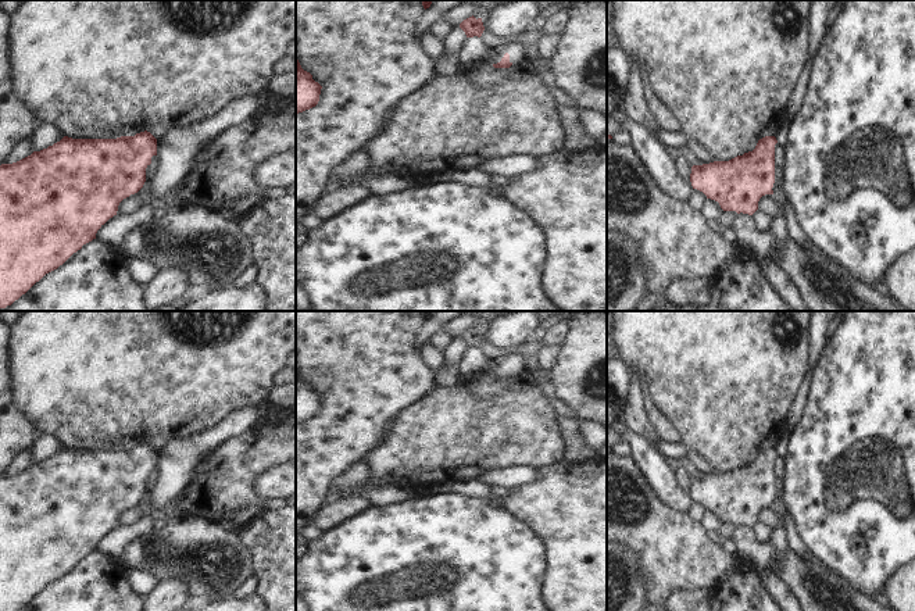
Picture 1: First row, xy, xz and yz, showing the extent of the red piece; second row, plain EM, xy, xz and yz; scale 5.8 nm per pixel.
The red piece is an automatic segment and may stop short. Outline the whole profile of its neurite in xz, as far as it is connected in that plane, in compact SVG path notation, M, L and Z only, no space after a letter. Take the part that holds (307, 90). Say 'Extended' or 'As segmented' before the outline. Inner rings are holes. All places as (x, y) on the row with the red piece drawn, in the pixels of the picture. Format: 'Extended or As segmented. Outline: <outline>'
As segmented. Outline: M296 56L296 114L315 107L319 101L322 86L304 71Z

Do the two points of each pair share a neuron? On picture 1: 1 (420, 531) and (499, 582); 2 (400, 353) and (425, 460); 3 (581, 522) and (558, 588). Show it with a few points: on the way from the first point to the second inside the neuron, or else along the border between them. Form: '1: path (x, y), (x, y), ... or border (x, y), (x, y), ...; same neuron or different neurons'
1: path (442, 542), (465, 563), (475, 563), (476, 574); same neuron
2: border (424, 395), (393, 417); different neurons
3: path (581, 539), (579, 564), (572, 571); same neuron

